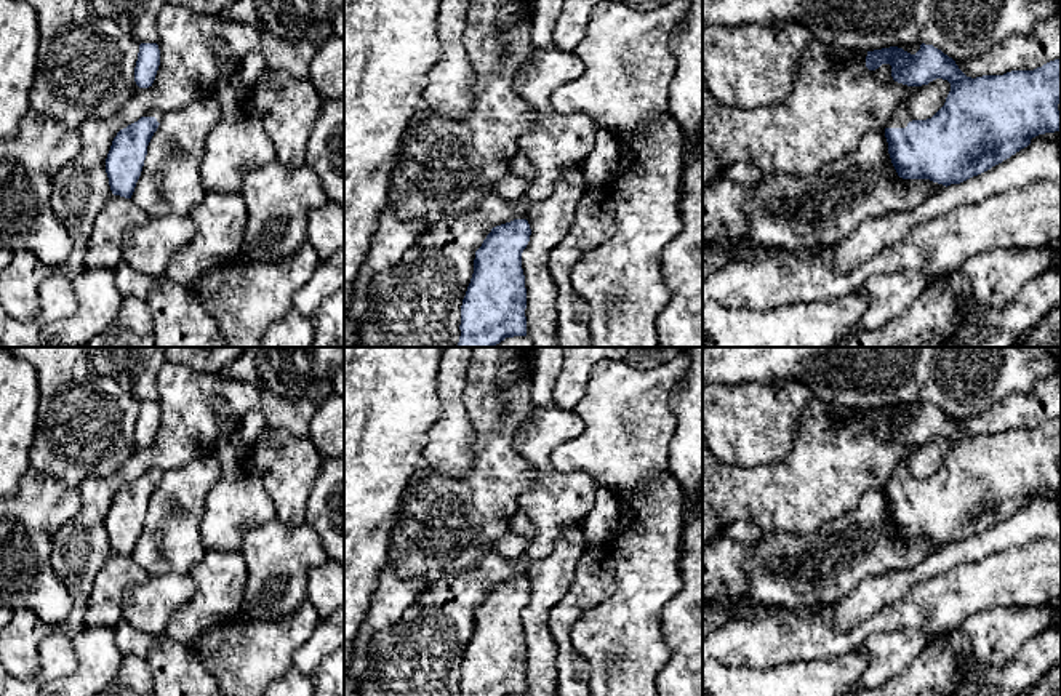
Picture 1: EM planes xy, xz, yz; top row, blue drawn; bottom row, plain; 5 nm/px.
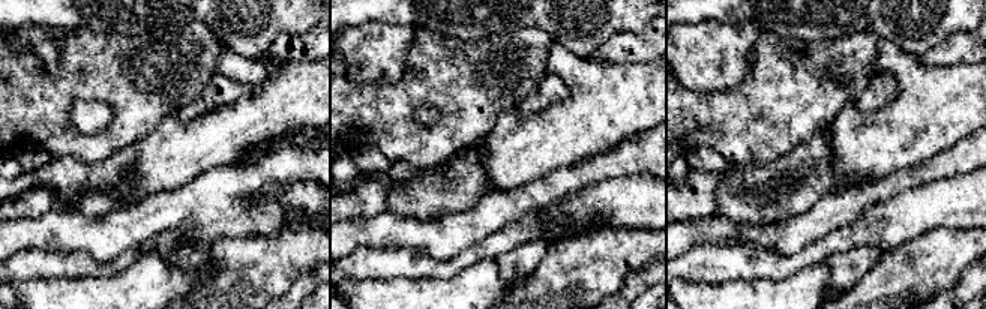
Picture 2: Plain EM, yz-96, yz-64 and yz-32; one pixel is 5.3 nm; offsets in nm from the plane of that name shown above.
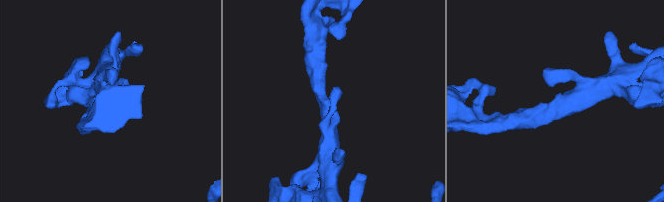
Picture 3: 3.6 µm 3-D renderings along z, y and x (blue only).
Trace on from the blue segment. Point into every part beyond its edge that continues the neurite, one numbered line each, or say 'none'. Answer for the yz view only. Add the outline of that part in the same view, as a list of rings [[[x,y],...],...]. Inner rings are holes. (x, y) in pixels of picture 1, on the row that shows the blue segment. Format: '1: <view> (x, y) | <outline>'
1: yz (901, 117) | [[[903,102],[896,106],[893,117],[888,120],[885,128],[906,128],[912,120],[914,118],[911,117],[909,104]]]

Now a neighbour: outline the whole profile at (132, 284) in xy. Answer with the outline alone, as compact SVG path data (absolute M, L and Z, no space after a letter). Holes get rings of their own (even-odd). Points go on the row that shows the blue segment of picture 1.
M120 262L115 269L115 285L123 298L138 298L147 302L152 291L155 291L162 280L170 280L166 274L149 275L142 274L126 262Z

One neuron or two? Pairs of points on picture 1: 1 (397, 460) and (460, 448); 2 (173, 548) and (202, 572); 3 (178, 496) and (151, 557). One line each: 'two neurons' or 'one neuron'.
1: two neurons
2: two neurons
3: one neuron

